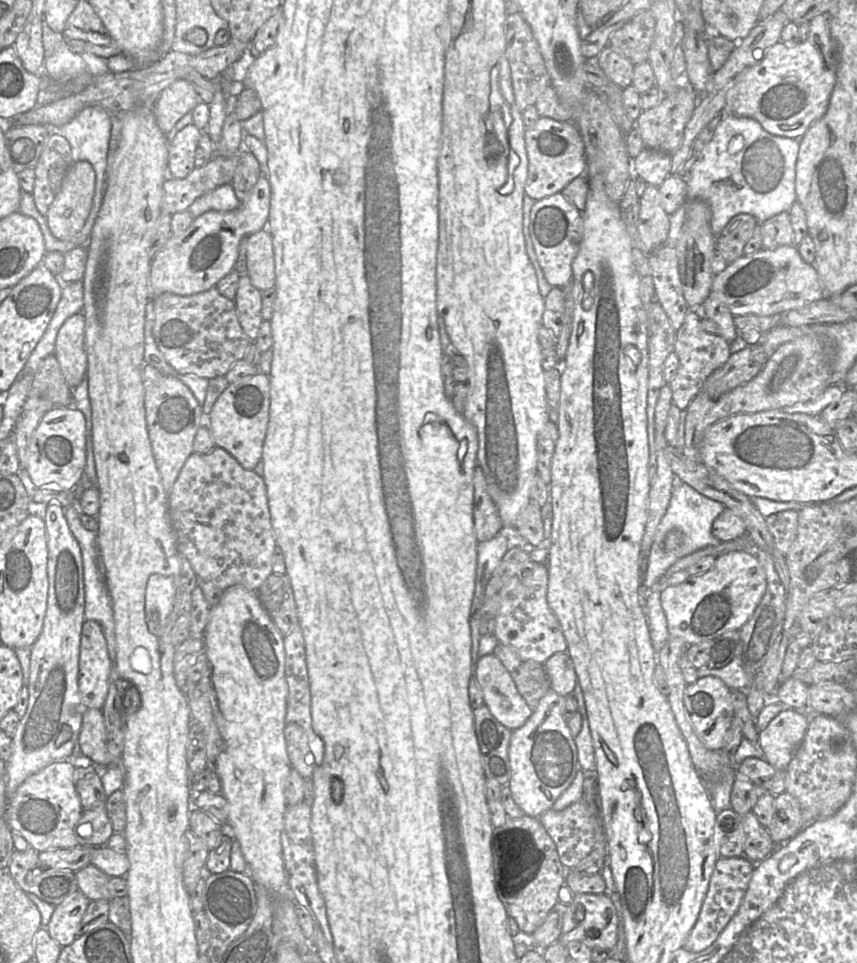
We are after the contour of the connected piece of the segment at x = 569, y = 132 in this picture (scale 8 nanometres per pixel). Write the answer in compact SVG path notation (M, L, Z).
M540 117L533 127L525 131L525 147L528 157L528 176L525 195L540 200L561 191L587 171L585 147L582 136L572 121L557 121Z

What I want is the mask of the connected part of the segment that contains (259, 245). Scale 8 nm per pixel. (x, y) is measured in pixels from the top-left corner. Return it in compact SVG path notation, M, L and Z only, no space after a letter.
M258 231L247 237L246 263L252 285L261 292L275 287L275 259L270 231Z

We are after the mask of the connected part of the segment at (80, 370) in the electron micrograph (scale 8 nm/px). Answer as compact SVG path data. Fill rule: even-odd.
M82 313L69 317L57 334L54 356L66 383L74 389L86 376L87 355L84 347L85 318Z

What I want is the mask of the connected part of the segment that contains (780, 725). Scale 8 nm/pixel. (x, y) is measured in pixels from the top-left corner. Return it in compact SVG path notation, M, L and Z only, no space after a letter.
M802 711L780 712L758 736L766 761L779 770L786 770L806 735L809 720Z

